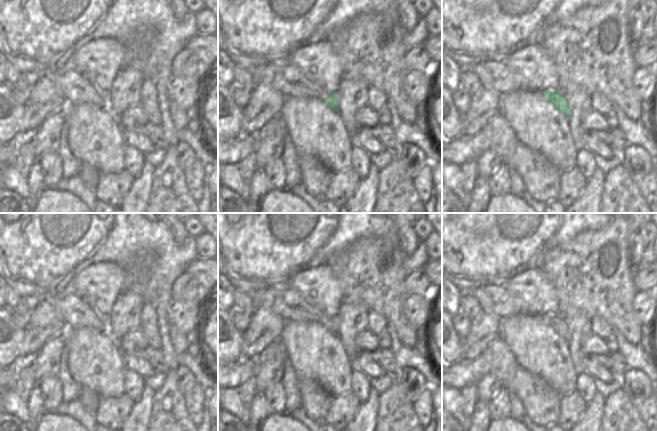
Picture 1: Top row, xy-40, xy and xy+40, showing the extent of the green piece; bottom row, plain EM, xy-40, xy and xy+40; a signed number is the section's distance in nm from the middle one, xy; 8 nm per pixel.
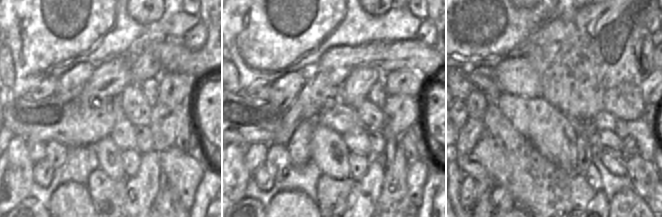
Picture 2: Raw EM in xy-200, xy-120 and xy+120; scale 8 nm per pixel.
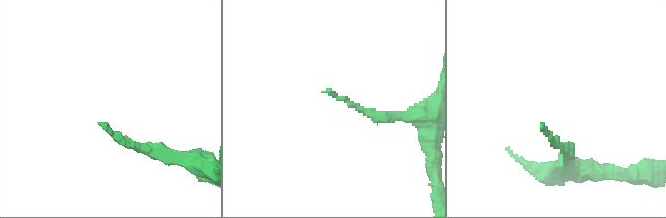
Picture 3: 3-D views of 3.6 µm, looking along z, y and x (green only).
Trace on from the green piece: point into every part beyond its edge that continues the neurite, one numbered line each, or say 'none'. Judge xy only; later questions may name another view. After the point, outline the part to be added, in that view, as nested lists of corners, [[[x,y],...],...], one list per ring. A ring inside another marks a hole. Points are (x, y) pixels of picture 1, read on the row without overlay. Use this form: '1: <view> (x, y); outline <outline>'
1: xy (286, 302); outline [[[269,287],[249,294],[256,305],[269,307],[285,321],[313,321],[326,326],[331,319],[291,287]]]

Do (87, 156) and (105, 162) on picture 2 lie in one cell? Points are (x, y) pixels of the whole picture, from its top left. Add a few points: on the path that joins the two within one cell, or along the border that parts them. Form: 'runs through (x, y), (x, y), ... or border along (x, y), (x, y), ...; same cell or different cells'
border along (93, 145), (98, 160), (98, 168); different cells

